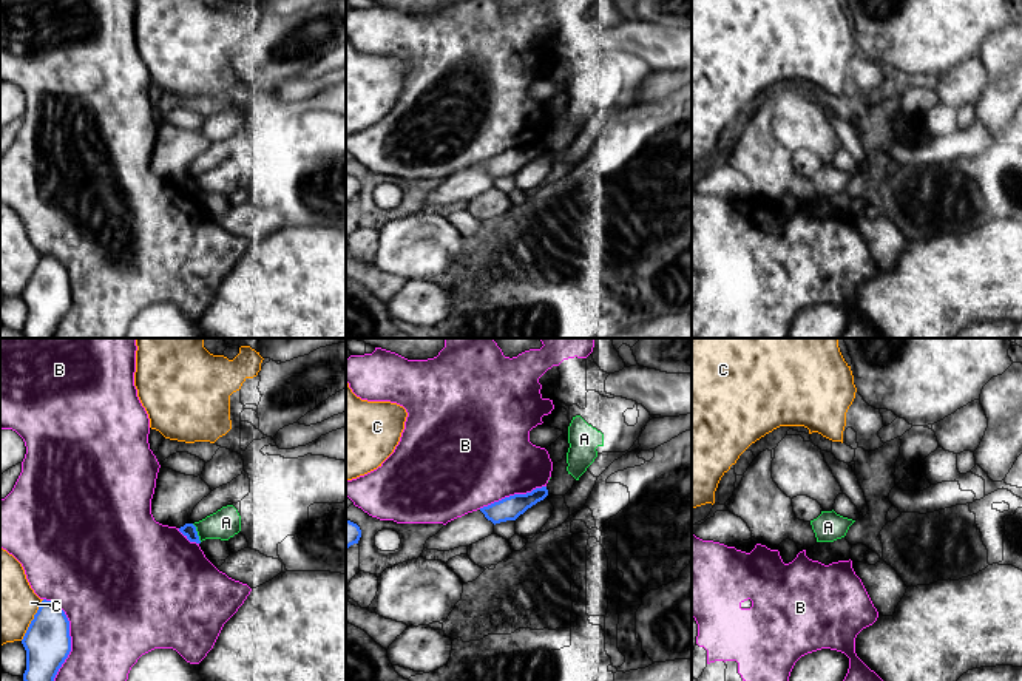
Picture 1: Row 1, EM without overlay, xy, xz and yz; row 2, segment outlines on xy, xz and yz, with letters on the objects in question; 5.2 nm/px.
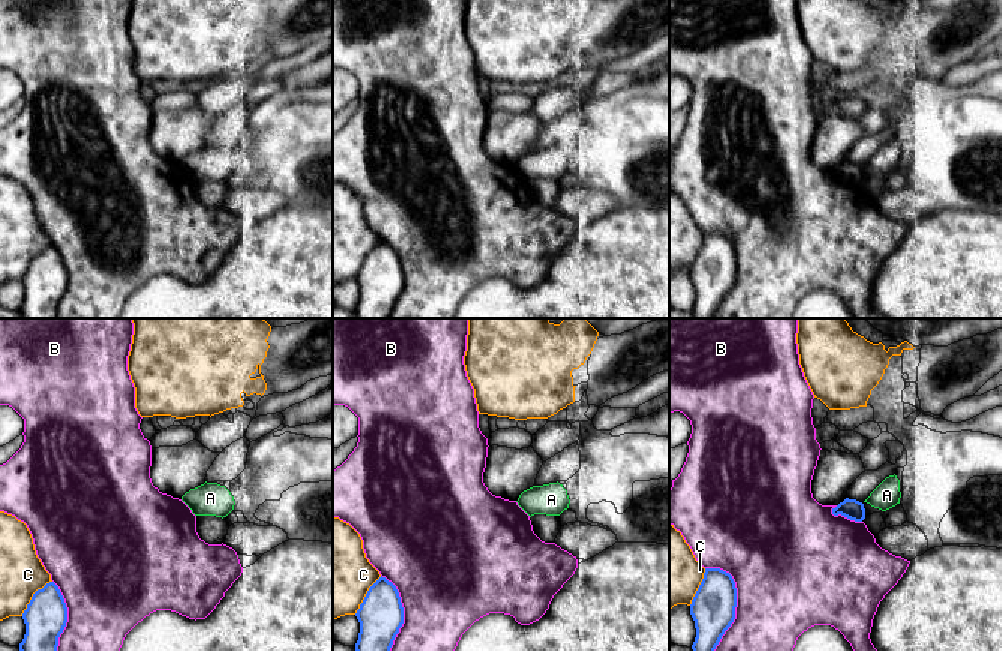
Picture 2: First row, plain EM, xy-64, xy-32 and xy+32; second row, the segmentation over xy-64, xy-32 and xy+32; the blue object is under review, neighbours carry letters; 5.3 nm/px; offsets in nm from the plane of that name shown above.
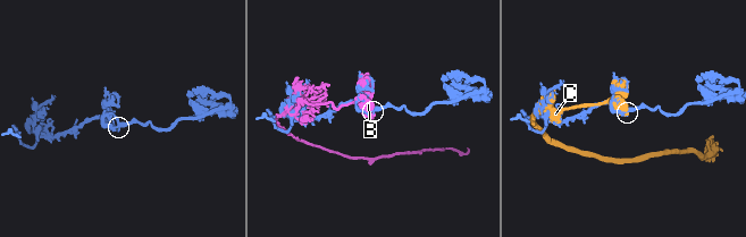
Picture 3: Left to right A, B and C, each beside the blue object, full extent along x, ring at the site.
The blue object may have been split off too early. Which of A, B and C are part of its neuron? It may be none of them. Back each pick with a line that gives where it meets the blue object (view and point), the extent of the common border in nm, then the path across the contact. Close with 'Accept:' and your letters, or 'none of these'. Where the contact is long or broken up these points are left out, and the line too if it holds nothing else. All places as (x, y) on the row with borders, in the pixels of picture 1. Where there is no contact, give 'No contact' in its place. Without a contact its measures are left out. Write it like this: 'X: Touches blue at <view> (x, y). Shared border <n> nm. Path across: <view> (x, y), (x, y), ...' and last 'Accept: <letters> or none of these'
Accept: none of these

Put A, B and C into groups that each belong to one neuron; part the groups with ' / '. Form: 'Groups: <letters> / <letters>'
Groups: A / B / C

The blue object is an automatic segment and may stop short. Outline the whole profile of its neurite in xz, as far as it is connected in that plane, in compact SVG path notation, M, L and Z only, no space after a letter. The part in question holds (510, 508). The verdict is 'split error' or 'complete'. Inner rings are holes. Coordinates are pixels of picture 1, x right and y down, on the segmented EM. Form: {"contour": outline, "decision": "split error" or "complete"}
{"contour": "M547 486L536 488L526 494L514 494L480 508L488 520L494 525L506 520L516 520L528 508L543 500L548 496Z", "decision": "complete"}

